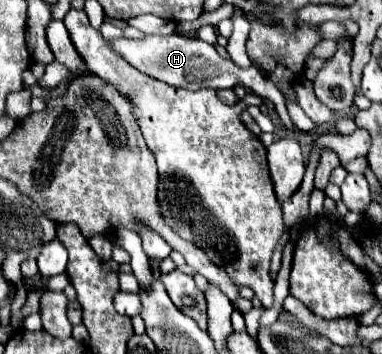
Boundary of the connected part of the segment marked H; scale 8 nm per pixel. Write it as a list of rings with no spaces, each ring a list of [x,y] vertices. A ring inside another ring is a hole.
[[[146,34],[142,40],[128,40],[128,38],[120,38],[120,40],[106,40],[110,44],[110,48],[114,52],[118,52],[120,56],[124,56],[124,60],[128,60],[128,64],[132,64],[134,68],[138,68],[140,72],[144,72],[150,78],[162,80],[170,86],[180,86],[180,88],[188,88],[188,90],[200,90],[200,88],[234,88],[238,82],[256,92],[260,98],[266,98],[274,104],[278,116],[282,118],[286,128],[294,128],[288,112],[286,112],[286,102],[282,92],[274,86],[274,82],[256,66],[250,68],[238,68],[232,60],[222,58],[216,48],[208,42],[202,40],[190,40],[182,34],[168,34],[168,36],[154,36],[154,34]]]

